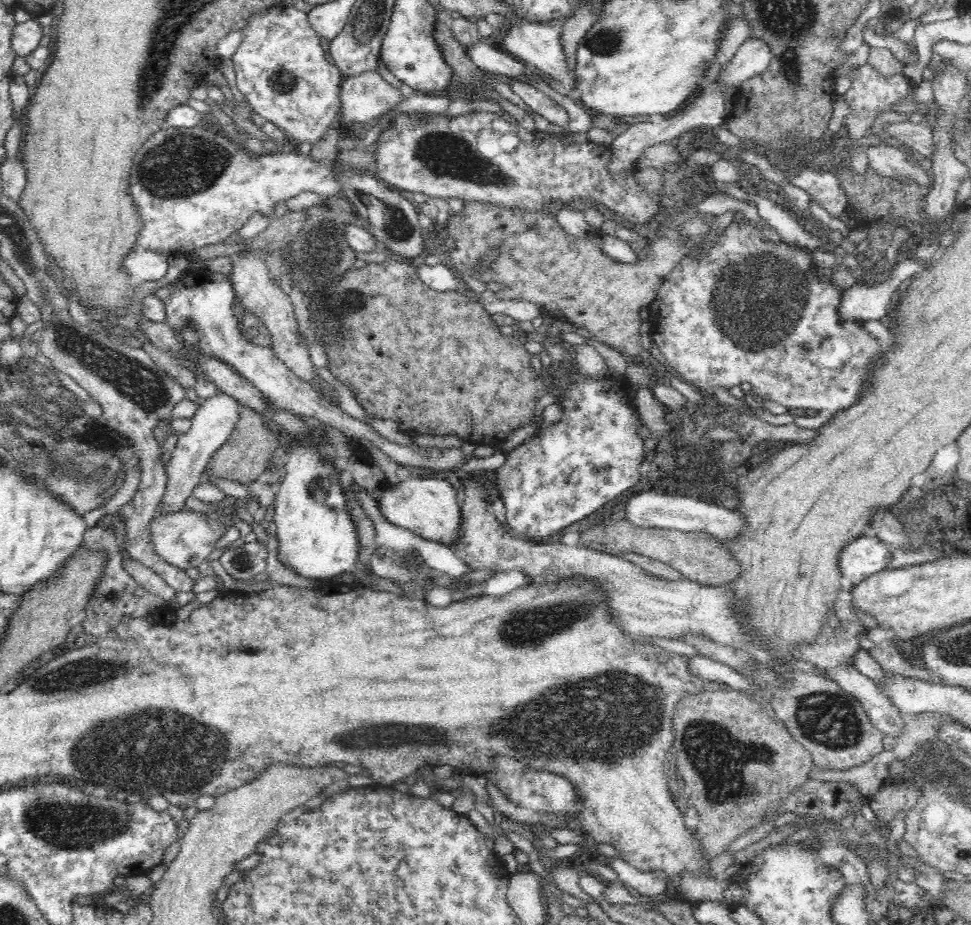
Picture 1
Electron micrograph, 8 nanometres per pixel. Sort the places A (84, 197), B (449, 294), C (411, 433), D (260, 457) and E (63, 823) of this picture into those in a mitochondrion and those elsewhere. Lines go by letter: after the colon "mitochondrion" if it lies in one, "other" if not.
A: other
B: other
C: other
D: other
E: mitochondrion

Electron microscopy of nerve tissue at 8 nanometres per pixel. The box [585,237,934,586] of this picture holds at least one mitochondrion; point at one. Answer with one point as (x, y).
(756, 304)

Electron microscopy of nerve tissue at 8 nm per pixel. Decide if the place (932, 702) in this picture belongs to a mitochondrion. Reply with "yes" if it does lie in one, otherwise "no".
no

